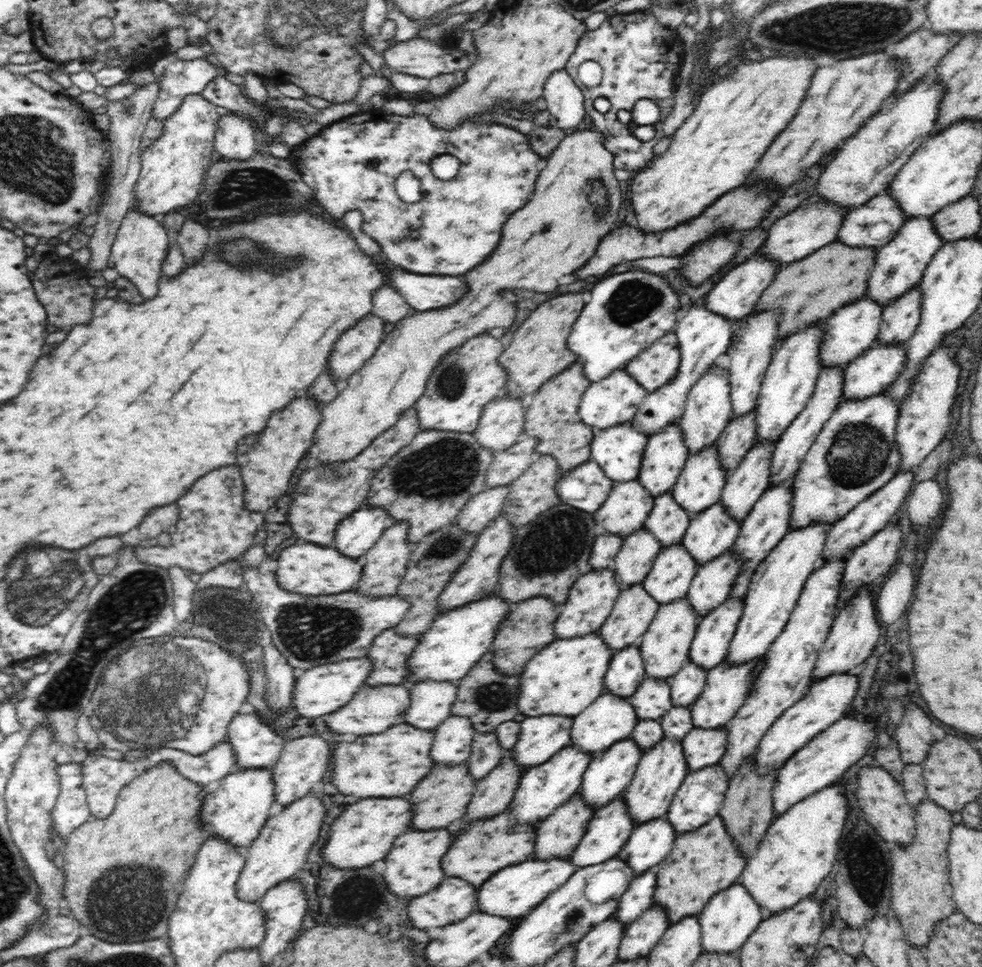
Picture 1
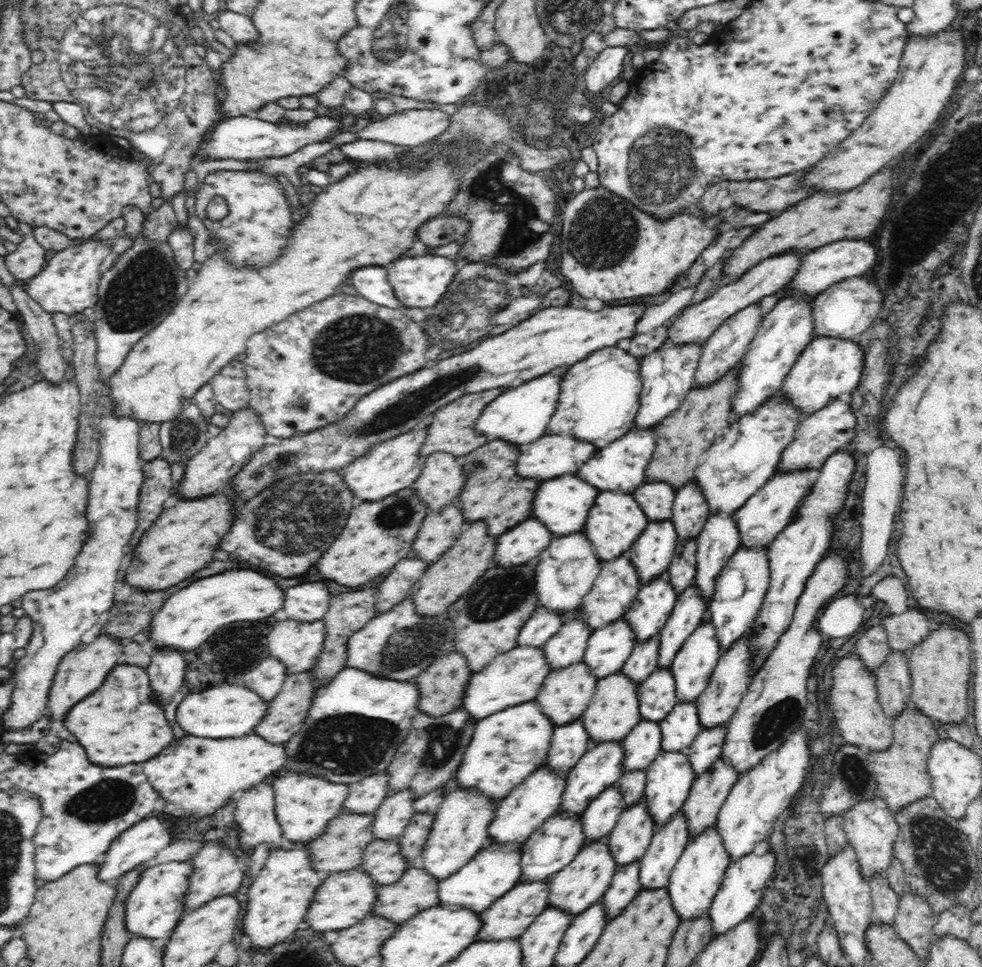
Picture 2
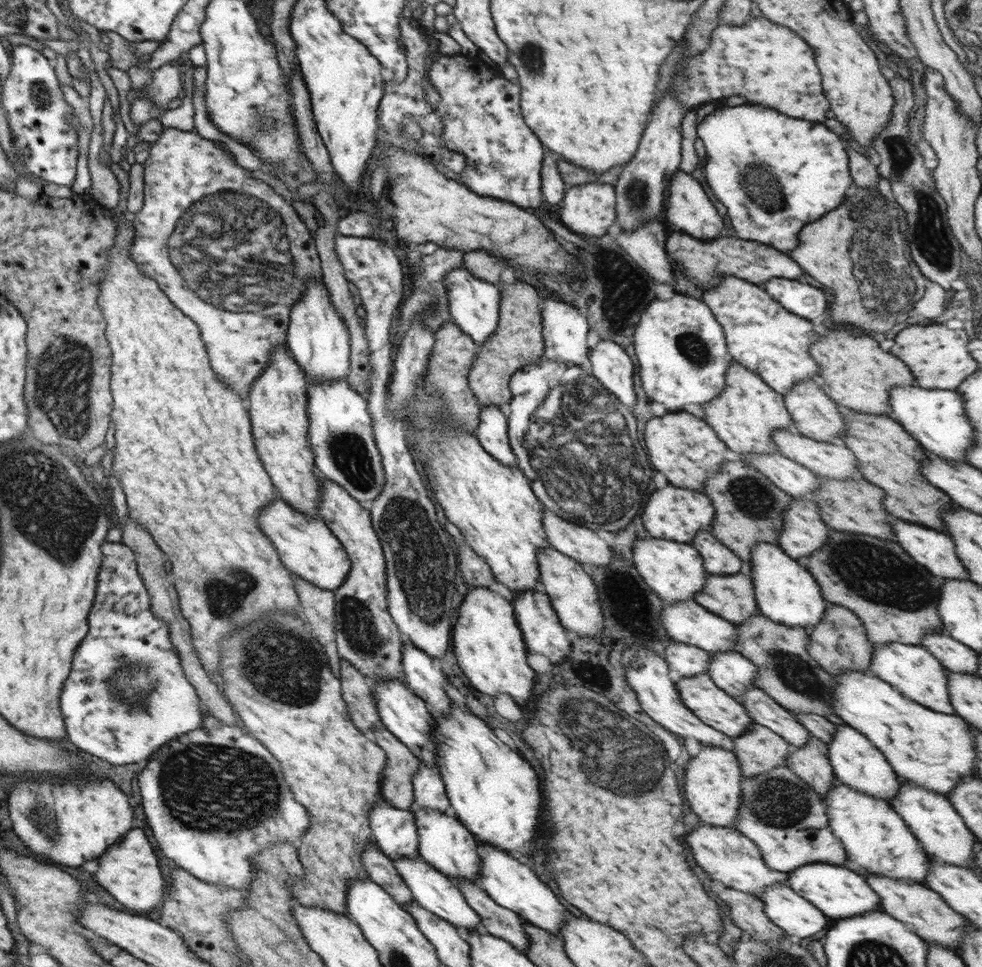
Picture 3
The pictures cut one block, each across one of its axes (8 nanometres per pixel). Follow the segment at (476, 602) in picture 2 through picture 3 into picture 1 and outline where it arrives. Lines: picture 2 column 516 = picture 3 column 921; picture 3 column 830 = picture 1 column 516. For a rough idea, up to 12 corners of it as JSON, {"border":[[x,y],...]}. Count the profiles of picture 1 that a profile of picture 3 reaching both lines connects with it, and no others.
{"border":[[552,506],[514,531],[496,593],[563,605],[591,571],[589,512]]}

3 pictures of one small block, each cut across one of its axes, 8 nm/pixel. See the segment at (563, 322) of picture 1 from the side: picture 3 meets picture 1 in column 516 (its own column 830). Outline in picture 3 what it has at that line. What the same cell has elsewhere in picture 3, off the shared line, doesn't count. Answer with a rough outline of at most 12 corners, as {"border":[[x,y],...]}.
{"border":[[828,329],[809,348],[844,410],[891,417],[912,386],[878,337]]}

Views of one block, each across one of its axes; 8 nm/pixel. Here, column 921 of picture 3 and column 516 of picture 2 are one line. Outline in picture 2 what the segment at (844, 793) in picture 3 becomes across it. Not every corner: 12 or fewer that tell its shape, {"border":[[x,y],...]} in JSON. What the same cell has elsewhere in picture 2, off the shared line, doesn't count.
{"border":[[490,840],[439,881],[438,906],[481,914],[520,882],[521,848]]}

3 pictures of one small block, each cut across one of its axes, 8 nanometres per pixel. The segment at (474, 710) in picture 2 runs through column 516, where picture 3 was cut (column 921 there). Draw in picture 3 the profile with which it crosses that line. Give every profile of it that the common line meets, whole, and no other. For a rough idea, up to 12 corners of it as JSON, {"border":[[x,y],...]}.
{"border":[[874,644],[871,674],[954,715],[945,666],[922,645]]}

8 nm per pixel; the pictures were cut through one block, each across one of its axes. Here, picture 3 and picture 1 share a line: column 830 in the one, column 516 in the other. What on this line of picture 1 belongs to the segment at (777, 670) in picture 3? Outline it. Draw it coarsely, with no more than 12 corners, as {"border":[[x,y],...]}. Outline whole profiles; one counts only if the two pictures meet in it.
{"border":[[491,649],[457,683],[452,716],[476,733],[518,716],[519,674]]}

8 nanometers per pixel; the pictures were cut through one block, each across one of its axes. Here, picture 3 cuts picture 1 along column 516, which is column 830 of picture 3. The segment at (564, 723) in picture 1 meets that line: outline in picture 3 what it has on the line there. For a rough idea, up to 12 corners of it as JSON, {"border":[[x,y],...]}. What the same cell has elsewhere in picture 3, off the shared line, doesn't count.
{"border":[[836,725],[838,782],[891,804],[900,778],[861,732]]}

